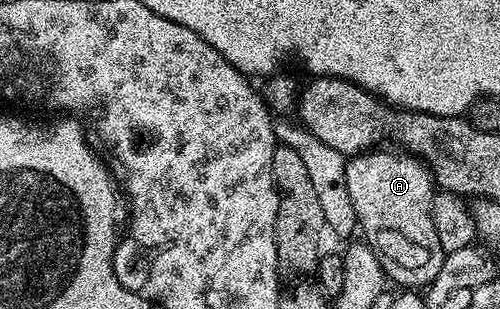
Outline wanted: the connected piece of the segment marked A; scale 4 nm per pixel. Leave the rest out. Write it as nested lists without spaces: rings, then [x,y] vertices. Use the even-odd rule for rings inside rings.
[[[372,148],[348,161],[345,181],[358,229],[361,234],[363,230],[362,237],[379,257],[384,275],[399,288],[430,286],[441,272],[445,255],[433,228],[431,196],[437,187],[426,162],[395,148]]]

